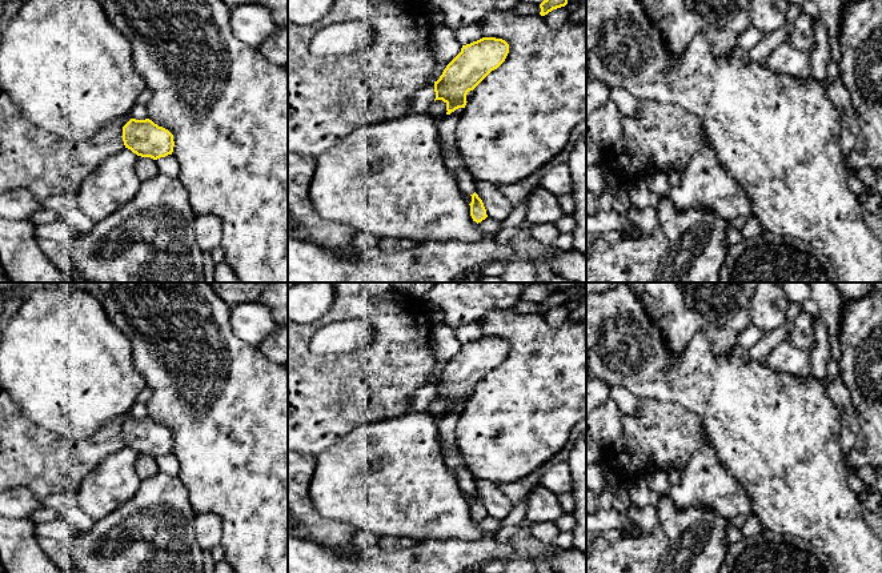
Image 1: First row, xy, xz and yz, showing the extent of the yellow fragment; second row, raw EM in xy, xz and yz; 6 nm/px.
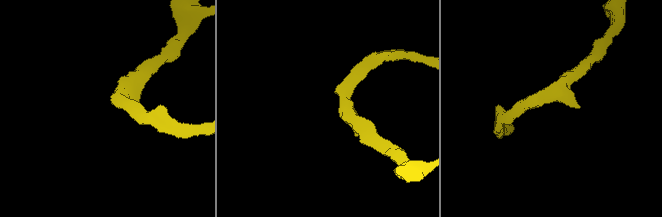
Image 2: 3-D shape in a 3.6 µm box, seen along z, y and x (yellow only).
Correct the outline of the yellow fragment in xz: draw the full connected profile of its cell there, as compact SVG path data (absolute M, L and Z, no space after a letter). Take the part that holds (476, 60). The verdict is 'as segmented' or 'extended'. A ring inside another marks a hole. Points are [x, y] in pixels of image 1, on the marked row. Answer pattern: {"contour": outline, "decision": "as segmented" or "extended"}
{"contour": "M482 37L462 45L461 52L434 81L434 101L442 100L446 104L446 115L458 108L465 108L468 92L497 69L505 61L508 53L509 44L496 37Z", "decision": "as segmented"}

